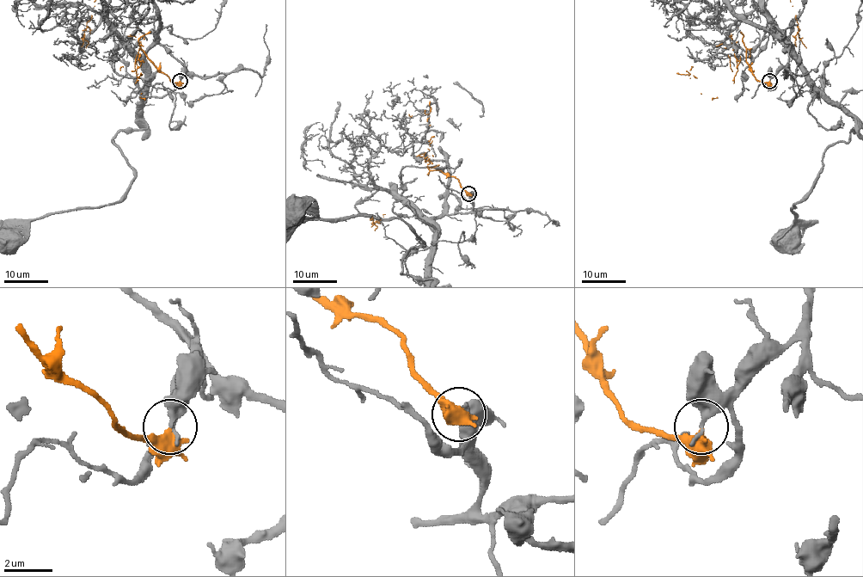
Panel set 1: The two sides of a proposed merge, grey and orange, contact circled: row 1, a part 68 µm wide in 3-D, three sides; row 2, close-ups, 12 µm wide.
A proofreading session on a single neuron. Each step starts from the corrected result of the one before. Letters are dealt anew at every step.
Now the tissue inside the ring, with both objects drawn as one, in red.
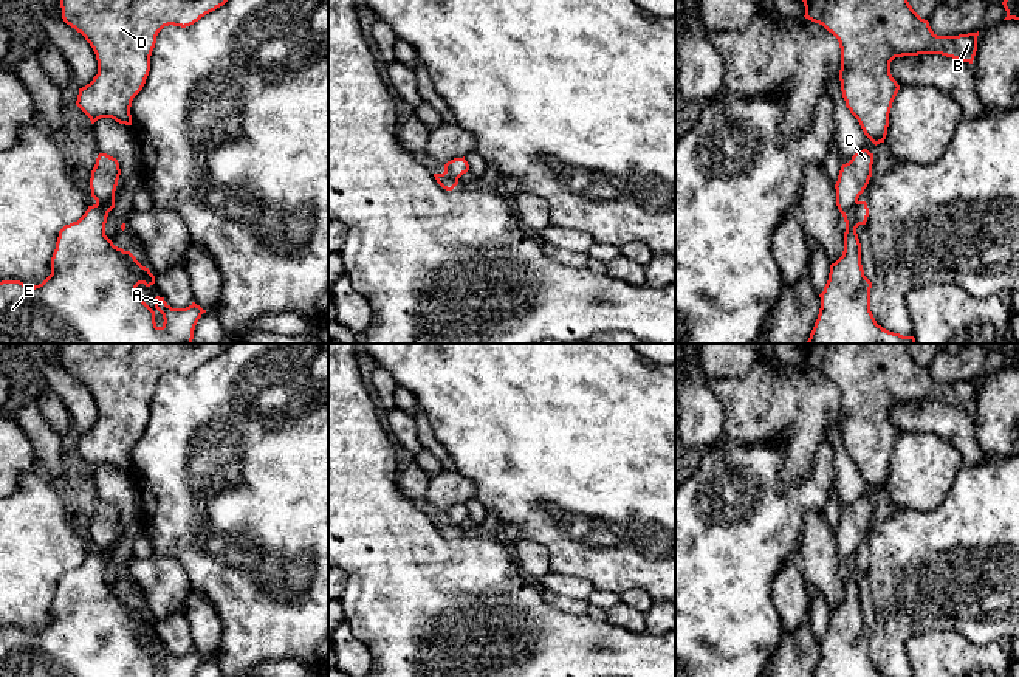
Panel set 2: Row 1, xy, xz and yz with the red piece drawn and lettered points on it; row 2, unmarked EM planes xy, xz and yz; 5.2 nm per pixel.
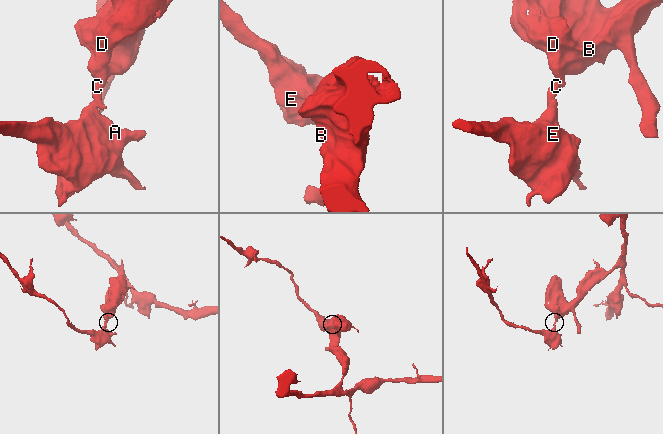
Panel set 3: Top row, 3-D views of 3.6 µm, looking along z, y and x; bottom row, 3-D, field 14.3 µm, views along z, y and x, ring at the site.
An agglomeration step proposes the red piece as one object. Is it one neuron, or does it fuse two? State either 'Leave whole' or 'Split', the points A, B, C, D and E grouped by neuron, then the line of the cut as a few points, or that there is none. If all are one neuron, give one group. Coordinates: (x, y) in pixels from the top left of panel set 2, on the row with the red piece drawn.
Split. Groups: A E / B C D. Split along yz (858, 202), (846, 223)

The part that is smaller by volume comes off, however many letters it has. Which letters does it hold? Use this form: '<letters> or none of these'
A, E

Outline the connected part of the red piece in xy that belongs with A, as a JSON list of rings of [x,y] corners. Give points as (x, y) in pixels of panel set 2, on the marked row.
[[[96,201],[93,206],[88,206],[85,214],[77,222],[65,225],[59,231],[56,249],[51,257],[51,274],[42,284],[28,287],[20,280],[0,282],[0,344],[192,344],[195,325],[206,310],[195,302],[186,308],[172,308],[164,297],[156,296],[155,308],[163,314],[164,319],[163,325],[158,327],[155,322],[155,311],[142,301],[136,288],[139,284],[144,284],[146,287],[153,285],[155,276],[149,268],[142,266],[130,251],[115,246],[113,242],[105,235],[108,212],[110,211],[102,203]]]

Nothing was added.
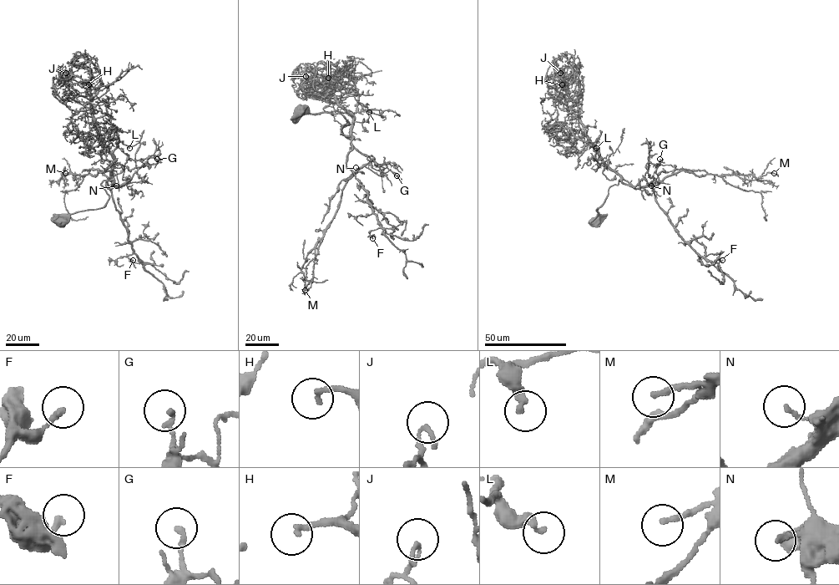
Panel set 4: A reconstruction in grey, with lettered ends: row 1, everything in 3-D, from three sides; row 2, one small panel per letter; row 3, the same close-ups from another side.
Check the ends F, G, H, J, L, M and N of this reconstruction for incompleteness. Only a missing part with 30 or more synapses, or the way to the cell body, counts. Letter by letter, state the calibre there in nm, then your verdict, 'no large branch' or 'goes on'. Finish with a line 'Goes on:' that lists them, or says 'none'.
F: 190 nm thick; no large branch
G: 190 nm thick; no large branch
H: 200 nm thick; goes on
J: 170 nm thick; no large branch
L: 200 nm thick; no large branch
M: 190 nm thick; no large branch
N: 130 nm thick; goes on
Goes on: H, N

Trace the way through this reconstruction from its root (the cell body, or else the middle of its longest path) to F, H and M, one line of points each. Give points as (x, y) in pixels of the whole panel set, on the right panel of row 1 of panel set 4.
F: (594, 220), (609, 189), (619, 180), (635, 188), (650, 184), (656, 202), (677, 233), (712, 262), (722, 260)
H: (594, 220), (609, 189), (618, 184), (620, 176), (603, 162), (586, 135), (578, 104), (562, 84)
M: (594, 220), (609, 189), (621, 180), (633, 185), (643, 179), (657, 185), (681, 170), (747, 180), (774, 173)

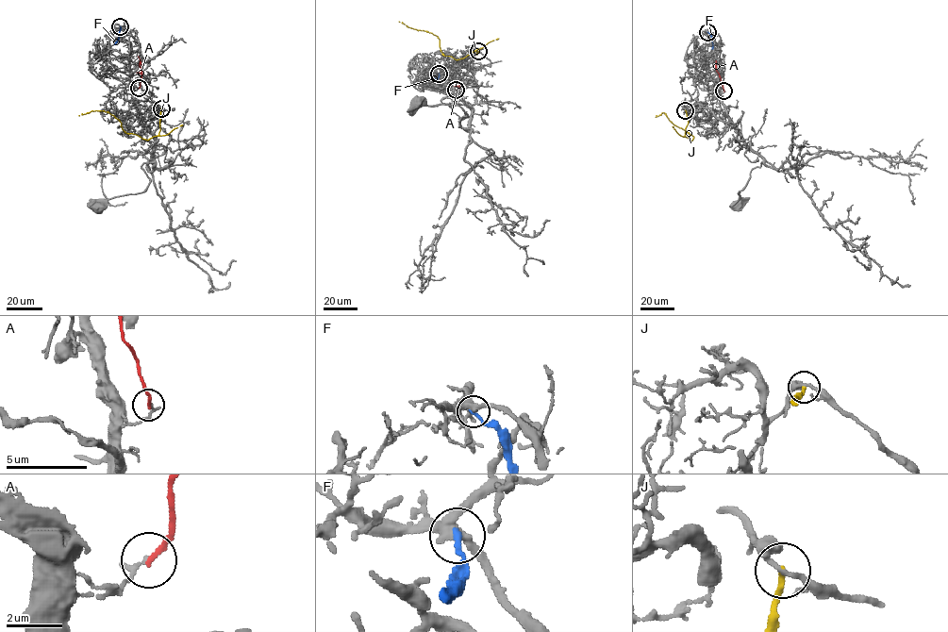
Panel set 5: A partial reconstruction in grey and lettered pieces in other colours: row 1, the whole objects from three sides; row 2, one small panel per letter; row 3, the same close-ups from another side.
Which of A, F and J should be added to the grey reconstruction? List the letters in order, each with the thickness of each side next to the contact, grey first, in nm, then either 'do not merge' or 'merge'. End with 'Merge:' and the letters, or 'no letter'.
A: 180 nm thick on the grey side, 200 nm on the other; do not merge
F: 360 nm thick on the grey side, 190 nm on the other; do not merge
J: 200 nm thick on the grey side, 200 nm on the other; do not merge
Merge: no letter

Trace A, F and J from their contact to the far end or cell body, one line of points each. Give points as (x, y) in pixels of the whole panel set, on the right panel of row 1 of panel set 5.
A: (723, 91), (716, 70), (716, 60)
F: (707, 32), (712, 49)
J: (685, 110), (688, 124), (685, 135), (690, 141), (693, 137), (673, 124), (664, 112), (656, 117)

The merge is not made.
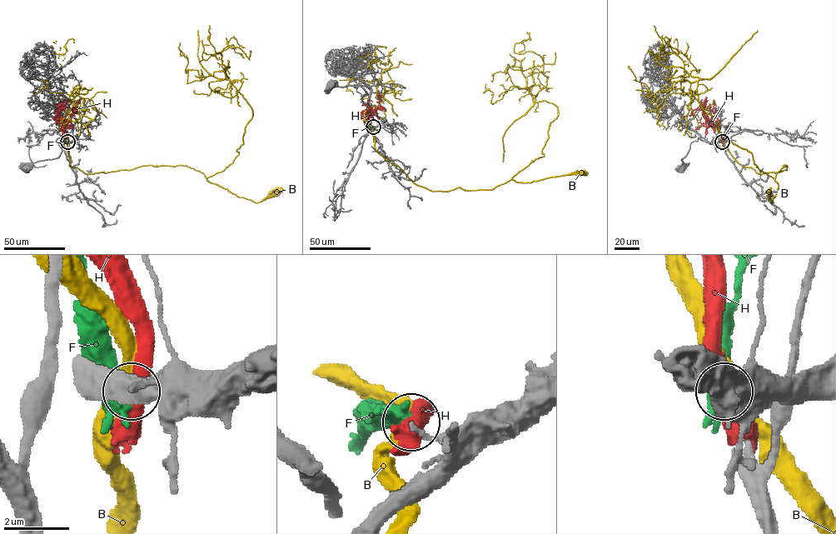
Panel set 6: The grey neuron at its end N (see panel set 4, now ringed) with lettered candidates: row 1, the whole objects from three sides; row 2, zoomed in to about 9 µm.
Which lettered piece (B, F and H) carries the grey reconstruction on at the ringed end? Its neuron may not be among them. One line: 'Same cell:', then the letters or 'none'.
Same cell: F

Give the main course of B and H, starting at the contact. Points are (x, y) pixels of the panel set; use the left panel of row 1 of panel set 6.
B: (67, 142), (86, 173), (222, 172), (252, 110), (240, 80), (232, 97), (208, 86), (221, 66)
H: (67, 142), (64, 130), (66, 121), (58, 122), (55, 112), (60, 110), (61, 104), (66, 103), (65, 112)

